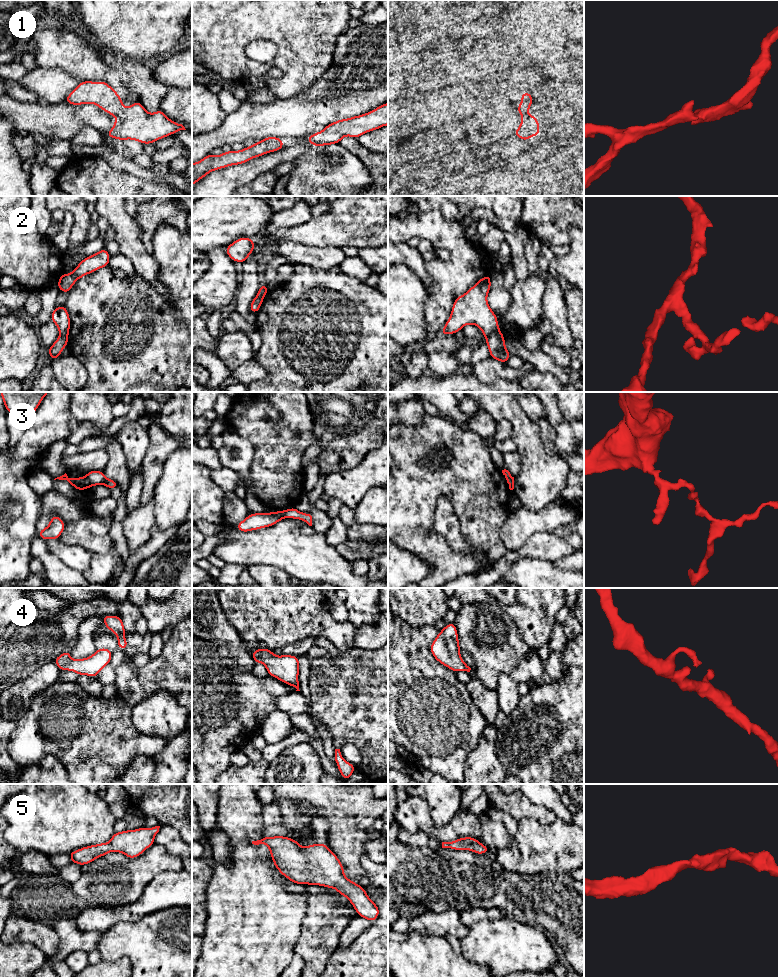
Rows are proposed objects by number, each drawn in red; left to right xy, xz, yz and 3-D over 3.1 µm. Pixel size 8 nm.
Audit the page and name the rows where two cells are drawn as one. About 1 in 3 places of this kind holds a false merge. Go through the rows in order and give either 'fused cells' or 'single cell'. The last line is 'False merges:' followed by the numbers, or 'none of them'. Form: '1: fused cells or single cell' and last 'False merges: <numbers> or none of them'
1: fused cells
2: fused cells
3: fused cells
4: single cell
5: single cell
False merges: 1, 2, 3

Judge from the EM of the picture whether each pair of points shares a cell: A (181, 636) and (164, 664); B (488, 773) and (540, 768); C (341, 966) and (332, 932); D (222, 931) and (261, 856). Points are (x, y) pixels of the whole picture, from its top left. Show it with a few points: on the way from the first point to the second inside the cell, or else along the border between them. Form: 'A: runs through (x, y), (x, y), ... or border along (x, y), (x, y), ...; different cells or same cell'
A: runs through (181, 643), (181, 647), (171, 657); same cell
B: border along (495, 749), (505, 773); different cells
C: border along (338, 947), (332, 953), (326, 966); different cells
D: runs through (241, 912), (248, 905), (250, 875); same cell

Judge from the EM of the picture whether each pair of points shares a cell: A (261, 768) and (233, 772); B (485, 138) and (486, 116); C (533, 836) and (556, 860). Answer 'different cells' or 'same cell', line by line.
A: same cell
B: same cell
C: same cell

